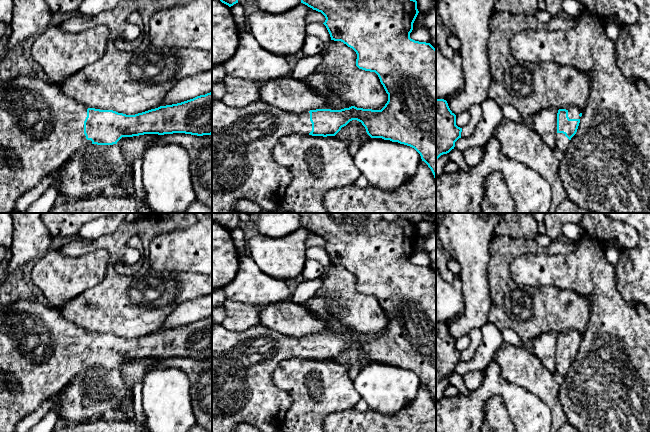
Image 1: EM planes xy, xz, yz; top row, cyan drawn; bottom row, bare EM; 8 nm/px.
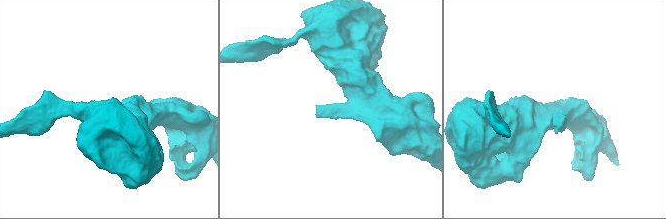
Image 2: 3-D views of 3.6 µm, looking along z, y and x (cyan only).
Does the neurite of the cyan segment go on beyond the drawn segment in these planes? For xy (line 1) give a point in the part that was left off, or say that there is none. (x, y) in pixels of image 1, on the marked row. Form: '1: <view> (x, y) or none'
1: xy (42, 126)

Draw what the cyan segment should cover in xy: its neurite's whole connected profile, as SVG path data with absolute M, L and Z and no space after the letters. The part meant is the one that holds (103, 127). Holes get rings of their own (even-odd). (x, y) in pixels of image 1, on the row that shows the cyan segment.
M30 75L19 76L0 86L0 213L14 211L16 200L21 195L35 187L45 175L55 171L75 152L87 145L113 145L122 137L173 133L197 136L212 134L212 92L181 103L126 115L113 110L88 108L63 94L56 84L32 78ZM9 151L13 151L20 160L17 169L13 169L8 162Z

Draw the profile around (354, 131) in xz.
M357 120L350 121L334 137L347 145L351 142L357 142L362 145L371 138L362 123Z

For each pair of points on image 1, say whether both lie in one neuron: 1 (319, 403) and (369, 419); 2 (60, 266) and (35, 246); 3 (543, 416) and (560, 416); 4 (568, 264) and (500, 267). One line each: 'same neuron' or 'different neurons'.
1: different neurons
2: different neurons
3: different neurons
4: different neurons

